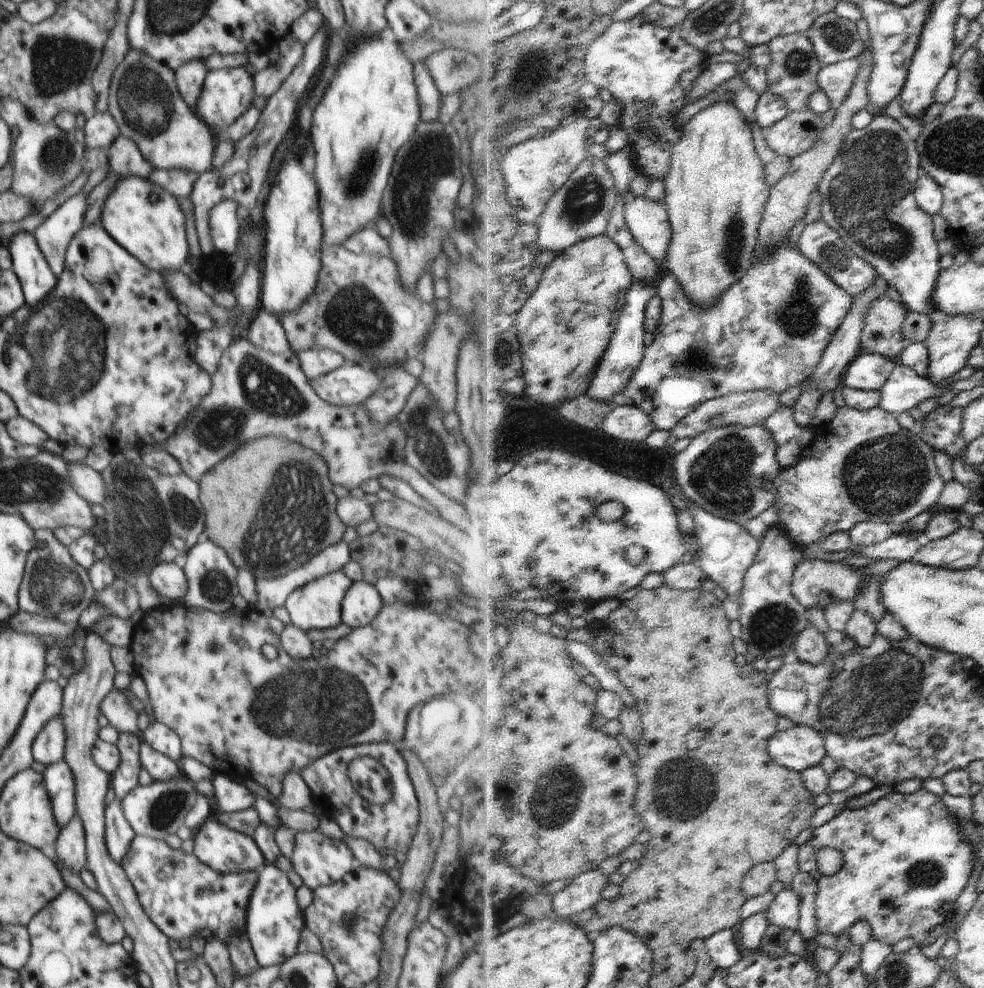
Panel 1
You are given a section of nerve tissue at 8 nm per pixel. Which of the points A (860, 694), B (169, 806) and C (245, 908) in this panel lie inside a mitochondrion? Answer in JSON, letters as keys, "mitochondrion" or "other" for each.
{"A":"mitochondrion","B":"mitochondrion","C":"other"}

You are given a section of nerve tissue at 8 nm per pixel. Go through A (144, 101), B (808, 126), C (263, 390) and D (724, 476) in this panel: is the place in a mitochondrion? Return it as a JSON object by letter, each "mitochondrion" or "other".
{"A":"mitochondrion","B":"other","C":"mitochondrion","D":"mitochondrion"}

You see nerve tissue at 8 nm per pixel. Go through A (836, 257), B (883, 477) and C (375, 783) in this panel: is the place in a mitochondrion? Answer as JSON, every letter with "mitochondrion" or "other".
{"A":"mitochondrion","B":"mitochondrion","C":"mitochondrion"}

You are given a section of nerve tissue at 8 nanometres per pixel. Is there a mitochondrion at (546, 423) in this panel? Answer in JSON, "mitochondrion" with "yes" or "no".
{"mitochondrion":"no"}

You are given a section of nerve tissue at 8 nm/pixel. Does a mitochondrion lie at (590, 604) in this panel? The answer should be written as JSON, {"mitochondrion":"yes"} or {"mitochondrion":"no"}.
{"mitochondrion":"no"}

